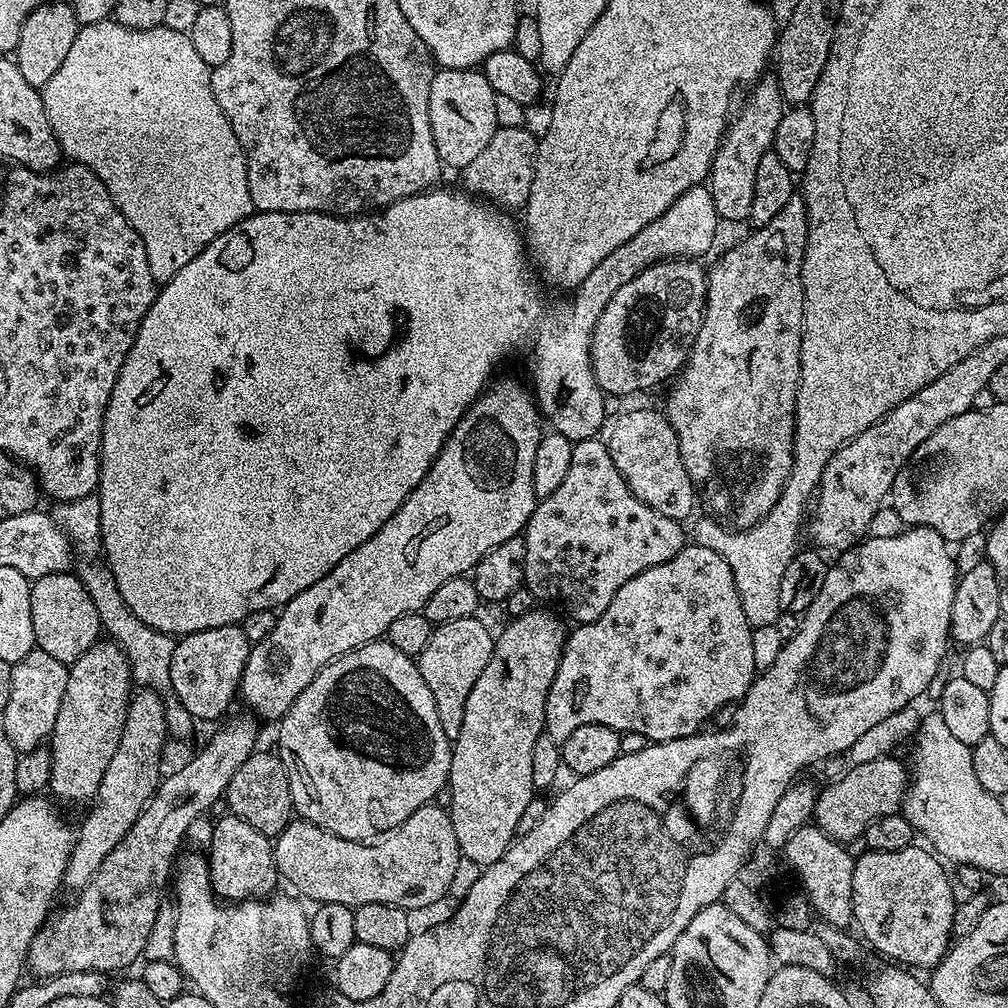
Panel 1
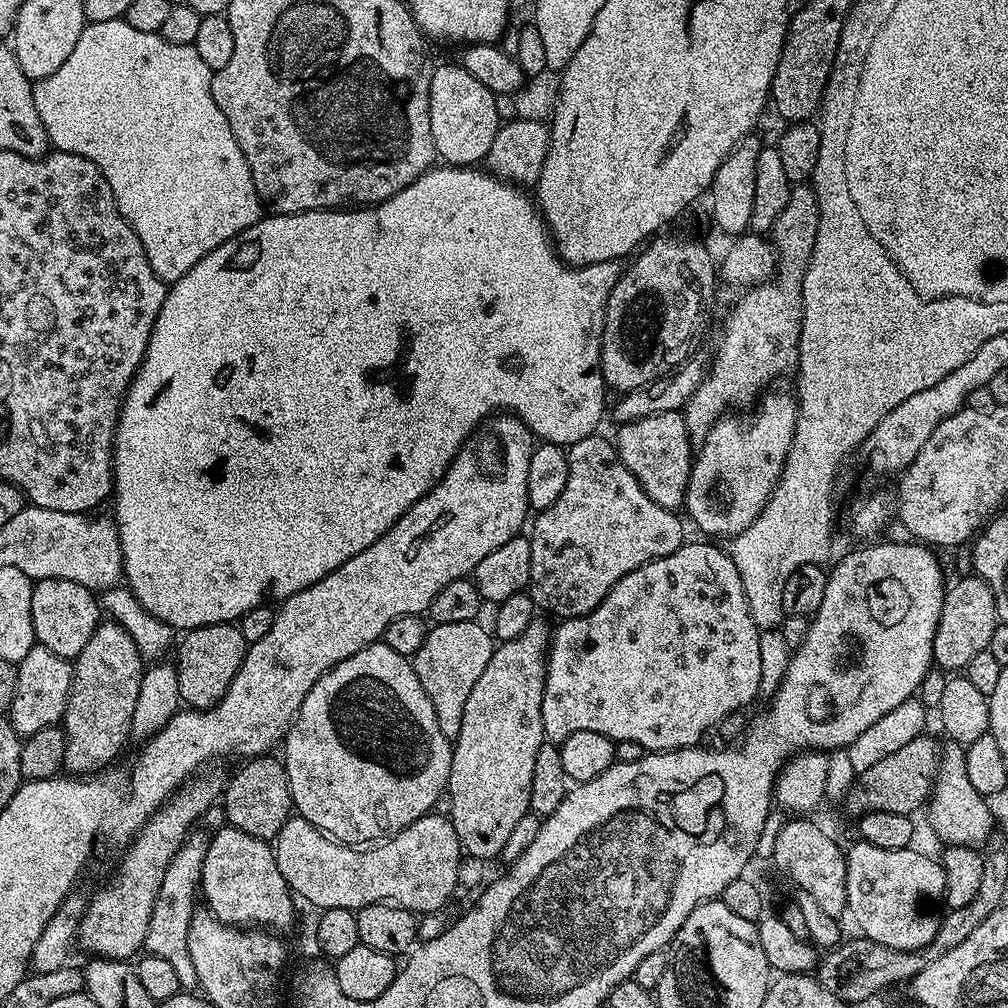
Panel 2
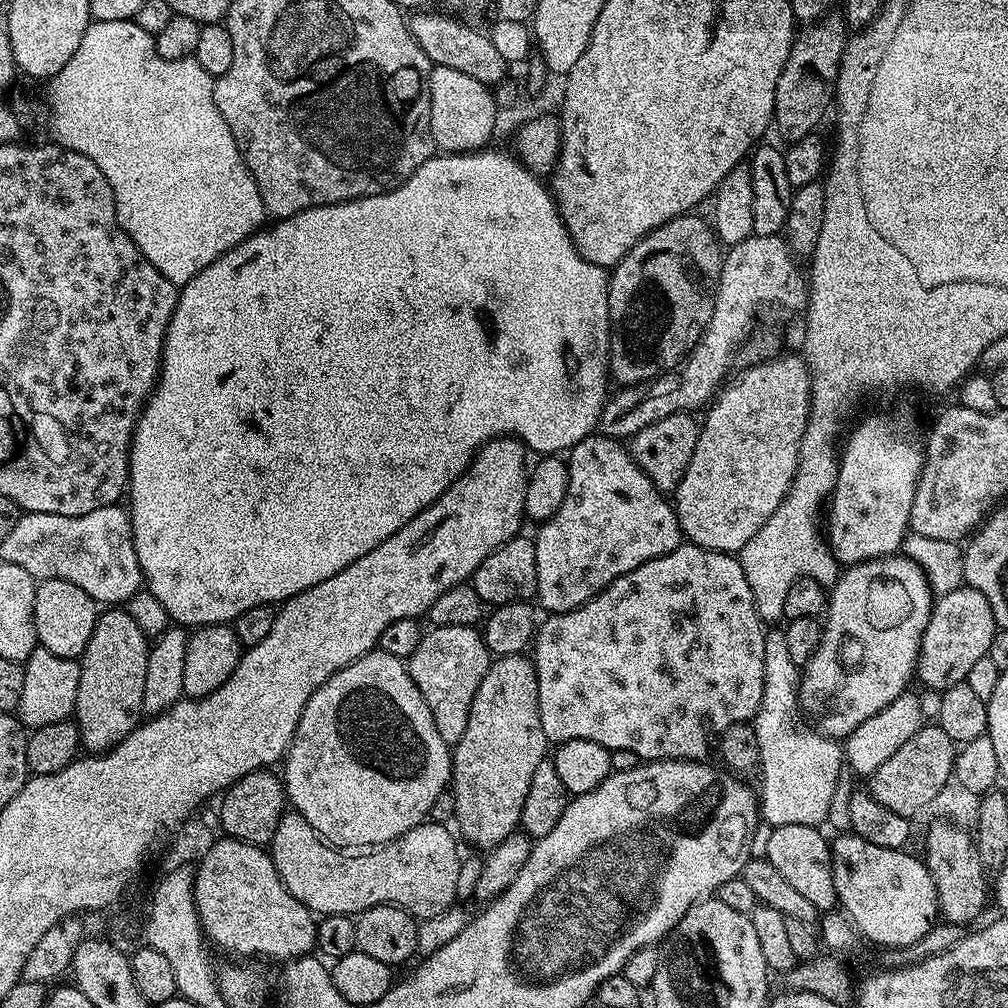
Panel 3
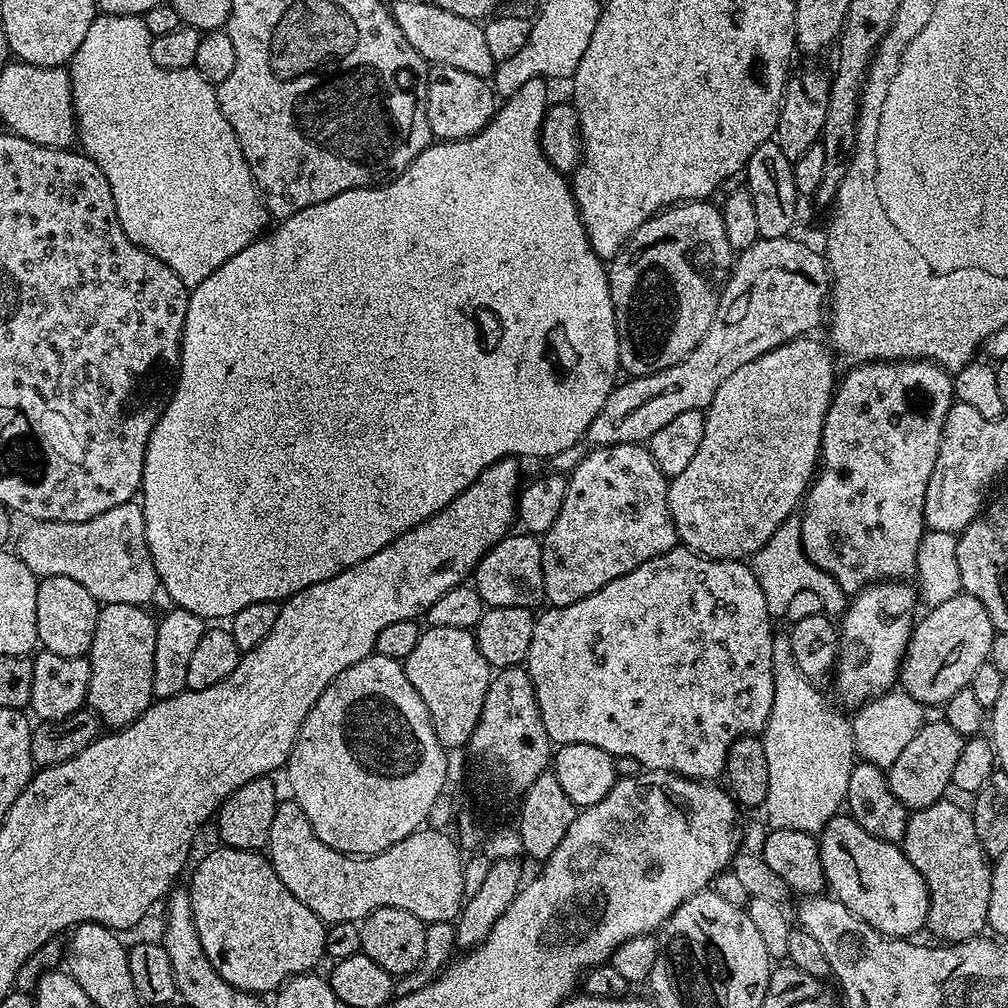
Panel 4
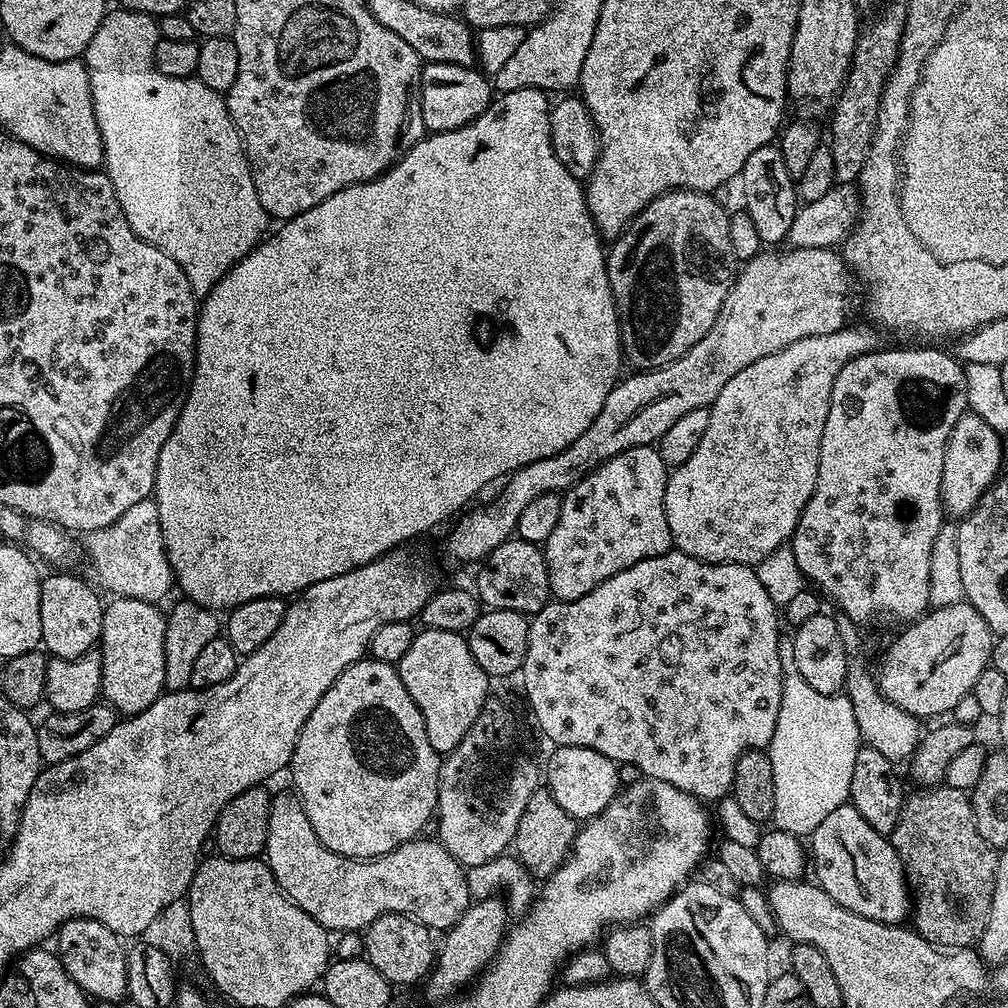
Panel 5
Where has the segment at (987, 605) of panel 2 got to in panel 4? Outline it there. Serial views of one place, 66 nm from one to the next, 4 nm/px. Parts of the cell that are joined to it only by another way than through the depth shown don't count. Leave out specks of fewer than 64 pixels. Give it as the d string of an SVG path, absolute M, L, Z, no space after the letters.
M967 594L950 598L923 614L924 620L917 619L912 629L908 650L900 664L898 684L923 706L943 706L958 690L969 687L978 666L988 663L990 642L997 631L990 622L990 614L986 614L986 606Z

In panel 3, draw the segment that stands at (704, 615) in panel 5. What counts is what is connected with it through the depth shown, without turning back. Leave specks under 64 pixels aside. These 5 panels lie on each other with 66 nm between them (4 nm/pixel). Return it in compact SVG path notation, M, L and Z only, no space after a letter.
M691 542L681 543L670 554L646 562L632 572L619 576L608 588L603 588L593 600L587 600L569 612L557 612L541 623L534 637L534 663L538 678L538 714L542 718L542 730L553 745L559 746L574 738L586 738L598 742L609 750L634 750L641 761L698 760L703 761L708 751L713 751L714 741L730 726L751 721L762 702L762 686L766 678L764 633L765 621L760 619L754 606L754 594L750 594L750 582L742 570L739 559L726 552L711 552Z

